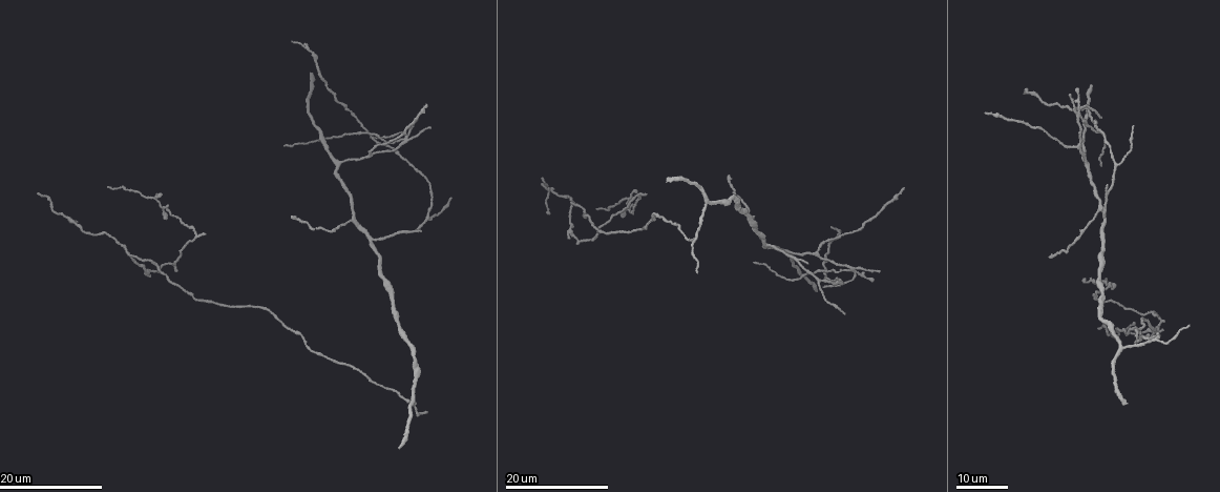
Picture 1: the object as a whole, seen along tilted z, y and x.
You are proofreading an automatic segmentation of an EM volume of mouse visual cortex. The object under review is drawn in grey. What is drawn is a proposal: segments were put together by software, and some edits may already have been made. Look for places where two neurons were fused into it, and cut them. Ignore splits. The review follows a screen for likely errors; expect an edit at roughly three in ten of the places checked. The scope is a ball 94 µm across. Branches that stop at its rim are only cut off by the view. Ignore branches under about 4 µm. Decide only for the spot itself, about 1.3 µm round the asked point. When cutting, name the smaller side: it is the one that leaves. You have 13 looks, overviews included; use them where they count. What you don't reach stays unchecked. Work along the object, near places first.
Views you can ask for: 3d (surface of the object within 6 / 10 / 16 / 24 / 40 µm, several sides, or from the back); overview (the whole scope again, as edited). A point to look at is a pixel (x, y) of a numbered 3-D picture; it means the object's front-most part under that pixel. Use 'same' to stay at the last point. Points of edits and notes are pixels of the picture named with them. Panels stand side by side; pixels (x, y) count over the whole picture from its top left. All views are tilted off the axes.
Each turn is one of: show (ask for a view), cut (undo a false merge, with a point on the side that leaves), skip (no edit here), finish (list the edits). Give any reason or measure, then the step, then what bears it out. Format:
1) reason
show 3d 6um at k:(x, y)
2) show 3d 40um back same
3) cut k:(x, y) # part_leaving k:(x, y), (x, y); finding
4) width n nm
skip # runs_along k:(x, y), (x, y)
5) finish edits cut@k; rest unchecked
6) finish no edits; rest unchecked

three arms meet
show 3d 16um at 1:(695, 235)

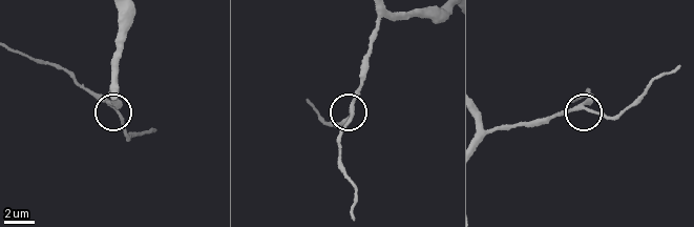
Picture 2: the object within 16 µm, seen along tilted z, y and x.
show 3d 10um at 2:(579, 107)

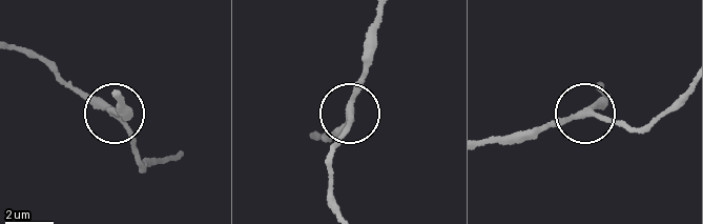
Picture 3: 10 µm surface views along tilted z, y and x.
side_arm 10 um
skip # runs_along 3:(14, 46), (36, 56), (123, 123), (142, 169); one neuron here

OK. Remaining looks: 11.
arms part here
show 3d 16um at 1:(1079, 146)

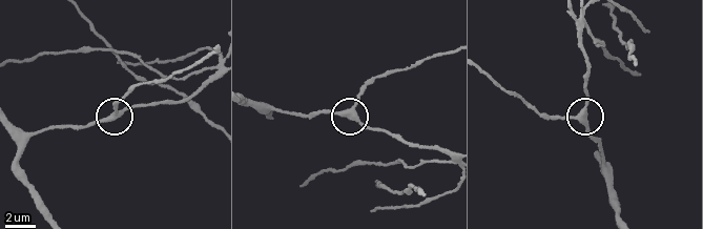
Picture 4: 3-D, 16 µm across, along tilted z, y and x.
show 3d 10um at 4:(355, 114)

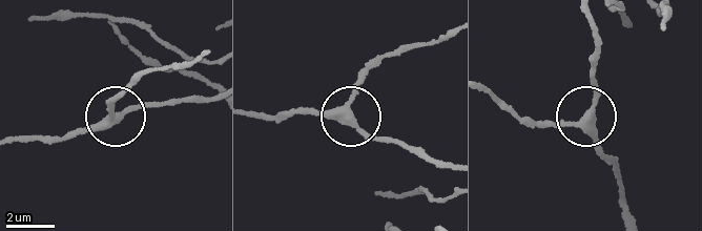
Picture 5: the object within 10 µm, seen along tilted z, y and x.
skip # runs_along 5:(255, 112), (311, 108), (349, 114), (358, 86), (384, 55); one neuron here

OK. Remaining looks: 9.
a fork
show 3d 16um at 1:(768, 244)

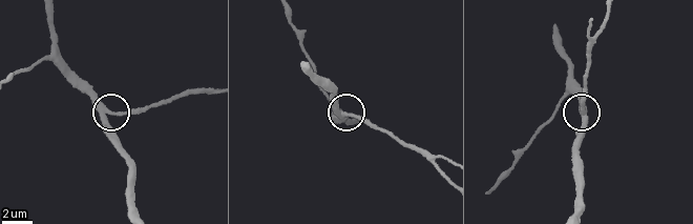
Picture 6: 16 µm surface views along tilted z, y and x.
show 3d 6um at 6:(108, 109)

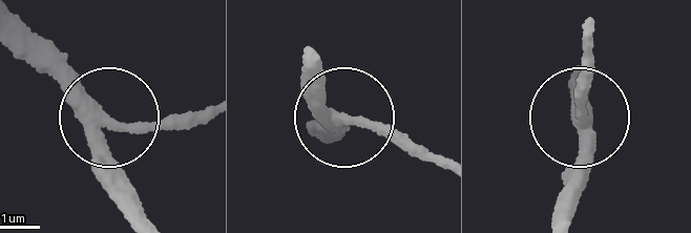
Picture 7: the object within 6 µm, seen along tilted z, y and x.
side_arm 64 um; arms 3
skip # one neuron here

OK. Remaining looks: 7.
looks like a crossing
show 3d 24um at 1:(406, 138)

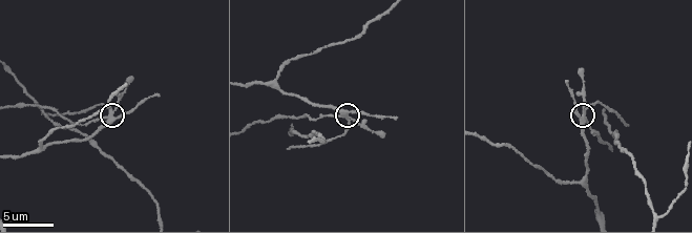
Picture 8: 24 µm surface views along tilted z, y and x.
show 3d 10um at 8:(342, 115)

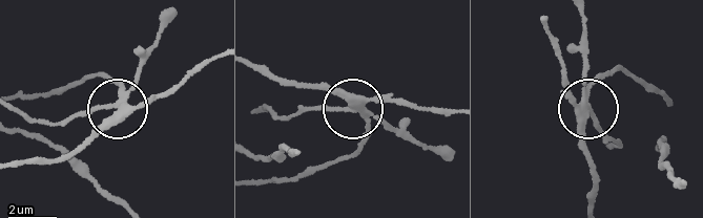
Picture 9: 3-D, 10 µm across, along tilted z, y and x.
width 220 nm
cut 9:(86, 112) # part_leaving 9:(355, 113), (317, 109), (282, 117), (256, 108); two neurons meet here

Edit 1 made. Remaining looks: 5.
four arms meet
show 3d 10um at 8:(598, 214)

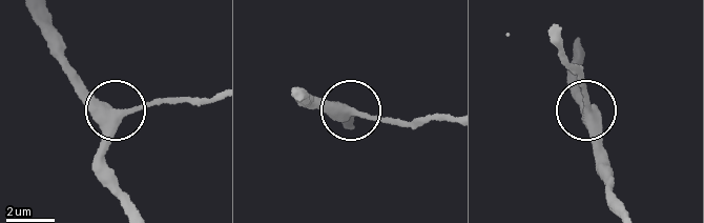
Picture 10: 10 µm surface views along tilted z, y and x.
show 3d 10um back at 10:(115, 111)

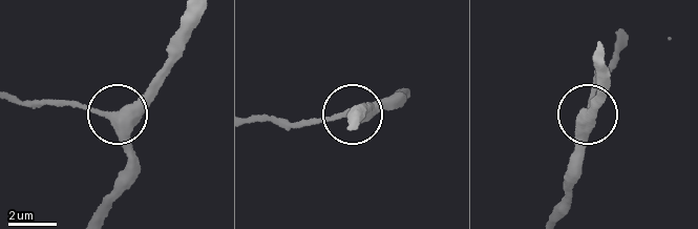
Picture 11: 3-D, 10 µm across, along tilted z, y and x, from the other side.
width 430 nm
skip # one neuron here

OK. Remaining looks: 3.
three-way junction
show 3d 24um at 1:(352, 218)

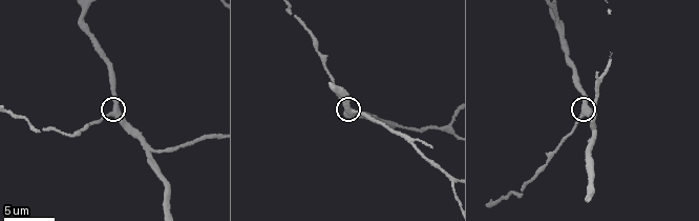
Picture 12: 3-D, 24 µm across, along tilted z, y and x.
show 3d 10um at 12:(114, 110)

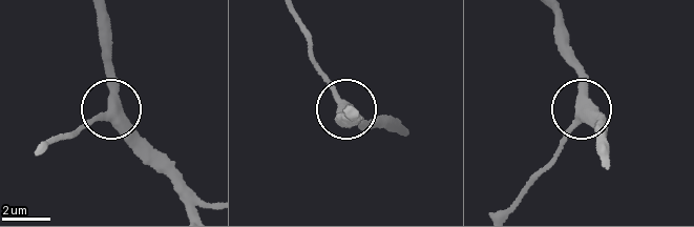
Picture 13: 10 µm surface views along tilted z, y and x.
arms 3
skip # runs_along 13:(603, 142), (603, 126), (579, 111), (552, 161); one neuron here

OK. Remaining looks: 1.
finish edits cut@9; rest unchecked

